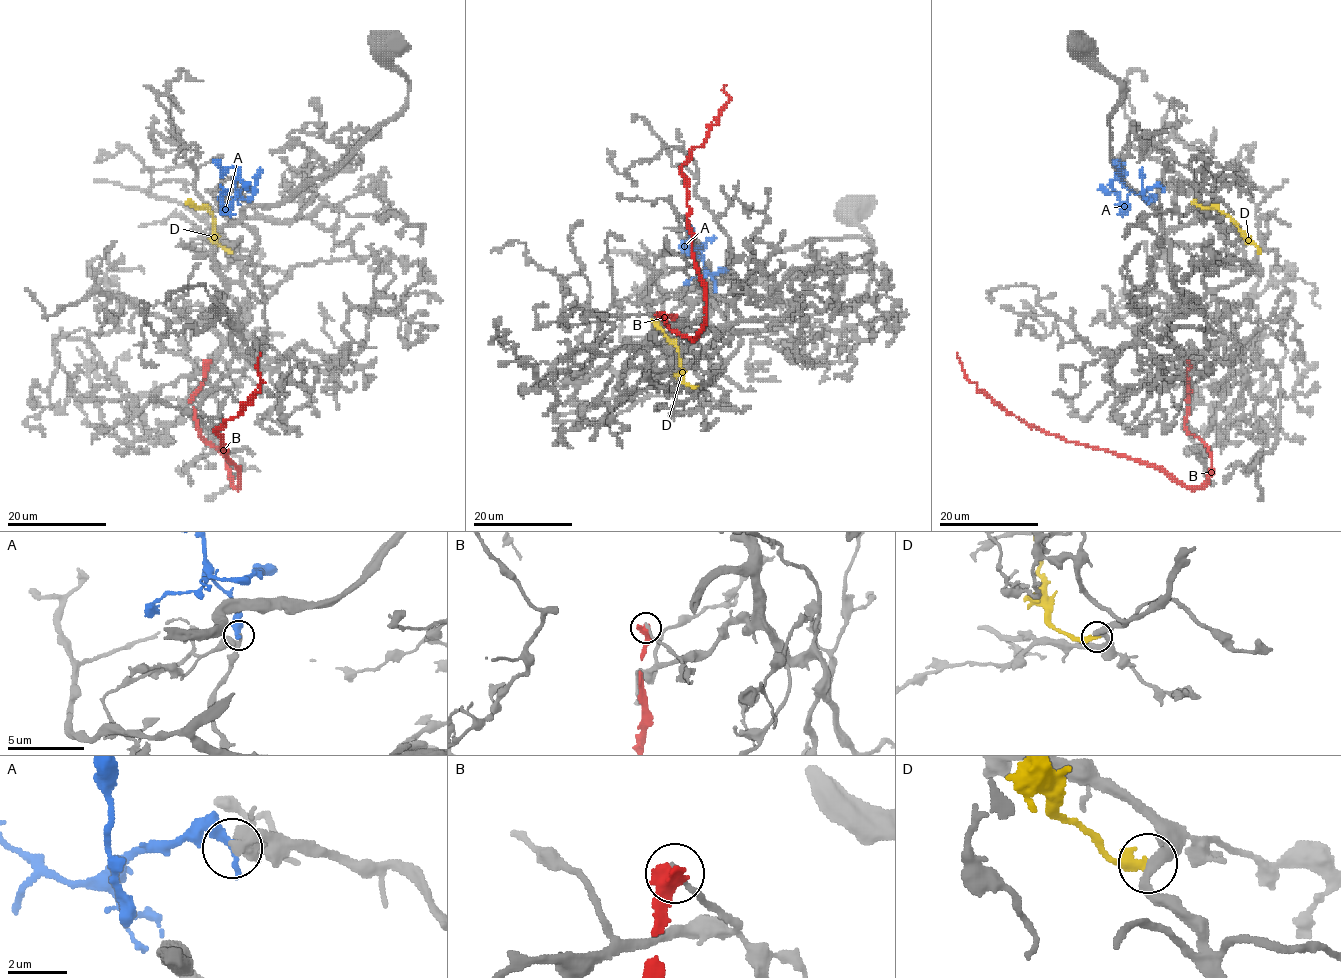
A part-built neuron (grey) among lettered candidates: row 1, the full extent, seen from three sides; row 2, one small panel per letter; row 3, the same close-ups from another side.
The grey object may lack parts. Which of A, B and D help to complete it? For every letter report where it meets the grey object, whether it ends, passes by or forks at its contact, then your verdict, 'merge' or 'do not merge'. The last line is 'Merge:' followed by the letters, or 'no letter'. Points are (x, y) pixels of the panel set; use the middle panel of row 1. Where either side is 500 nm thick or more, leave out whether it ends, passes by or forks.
A: meets grey at (715, 291); it ends there; merge
B: meets grey at (673, 316); do not merge
D: meets grey at (698, 386); it ends there; do not merge
Merge: A

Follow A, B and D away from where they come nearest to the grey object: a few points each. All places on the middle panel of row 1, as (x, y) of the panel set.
A: (715, 290), (714, 279), (705, 270), (703, 247), (693, 248), (684, 243), (681, 253)
B: (673, 316), (657, 315), (663, 312), (672, 330), (690, 338), (704, 324), (681, 167), (730, 98), (725, 84)
D: (698, 387), (684, 383), (678, 349), (651, 319)

